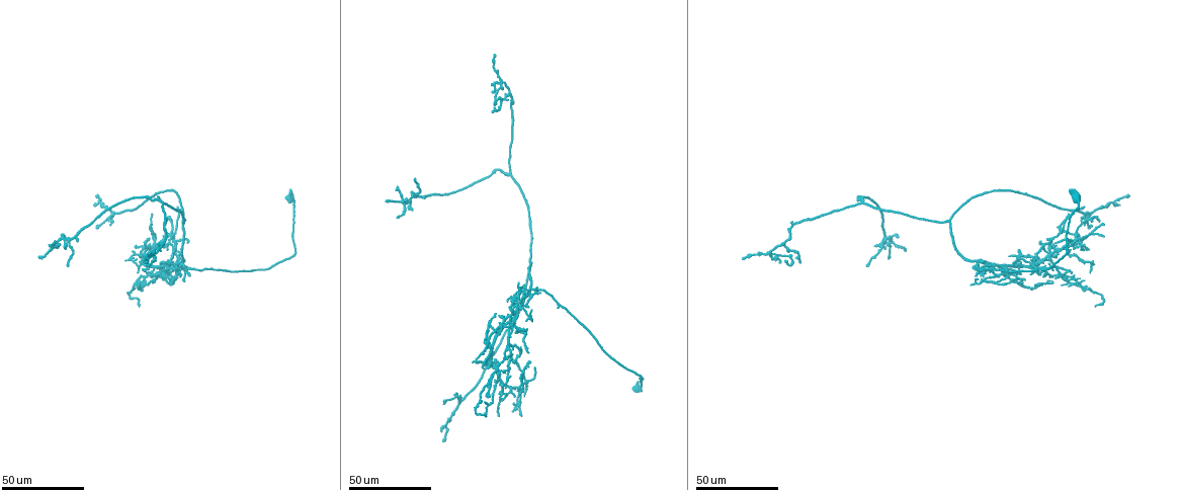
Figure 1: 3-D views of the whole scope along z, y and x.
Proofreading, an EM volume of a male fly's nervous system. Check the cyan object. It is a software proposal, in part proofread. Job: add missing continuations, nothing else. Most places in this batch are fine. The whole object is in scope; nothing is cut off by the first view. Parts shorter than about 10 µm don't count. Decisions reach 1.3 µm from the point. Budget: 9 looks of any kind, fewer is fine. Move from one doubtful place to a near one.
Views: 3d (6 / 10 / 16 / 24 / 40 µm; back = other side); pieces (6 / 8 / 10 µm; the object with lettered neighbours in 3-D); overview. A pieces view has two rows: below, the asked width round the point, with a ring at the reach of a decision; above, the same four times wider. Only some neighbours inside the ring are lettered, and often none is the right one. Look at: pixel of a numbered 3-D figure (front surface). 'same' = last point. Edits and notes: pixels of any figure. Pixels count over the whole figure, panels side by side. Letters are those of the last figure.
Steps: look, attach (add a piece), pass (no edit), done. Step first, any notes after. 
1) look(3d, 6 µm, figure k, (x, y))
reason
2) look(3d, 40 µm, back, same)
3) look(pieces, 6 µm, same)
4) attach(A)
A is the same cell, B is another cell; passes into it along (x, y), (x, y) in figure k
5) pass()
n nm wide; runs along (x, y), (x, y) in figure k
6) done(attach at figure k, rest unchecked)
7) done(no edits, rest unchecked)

look(3d, 40 µm, figure 1, (897, 238))
thin end

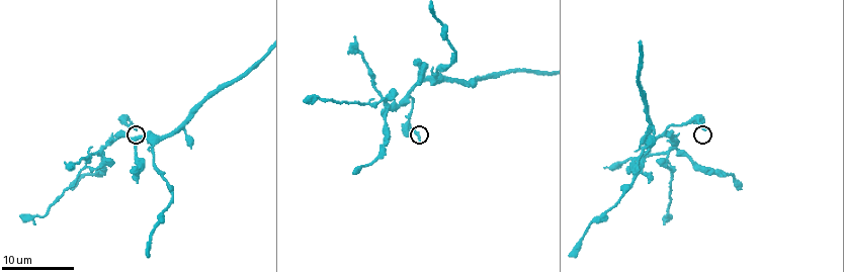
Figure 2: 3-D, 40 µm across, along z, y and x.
look(3d, 6 µm, figure 2, (419, 141))

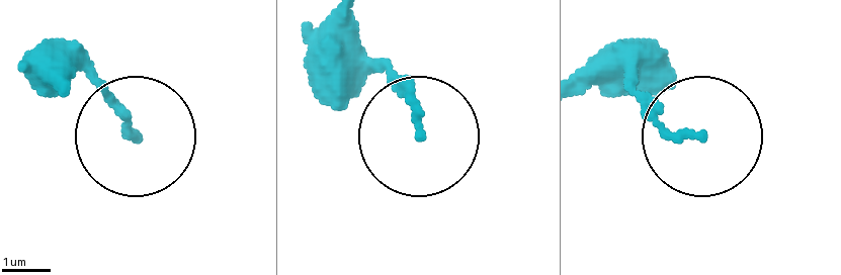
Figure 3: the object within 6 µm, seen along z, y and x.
look(pieces, 6 µm, figure 3, (696, 136))

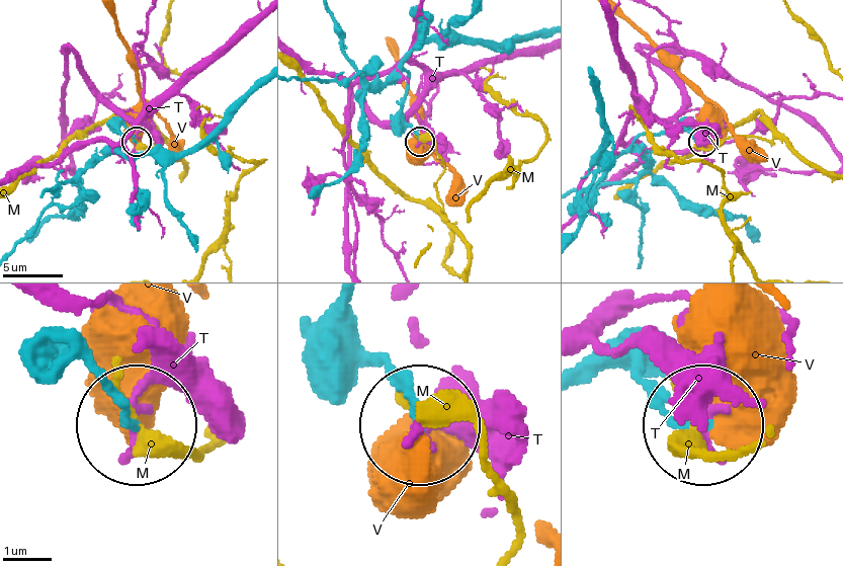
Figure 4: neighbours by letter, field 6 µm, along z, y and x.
pass()
M, T and V are other cells; runs along (100, 379), (133, 423) in figure 4; no lettered piece goes on from it

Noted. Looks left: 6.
look(3d, 40 µm, figure 1, (492, 112))
end of a long branch

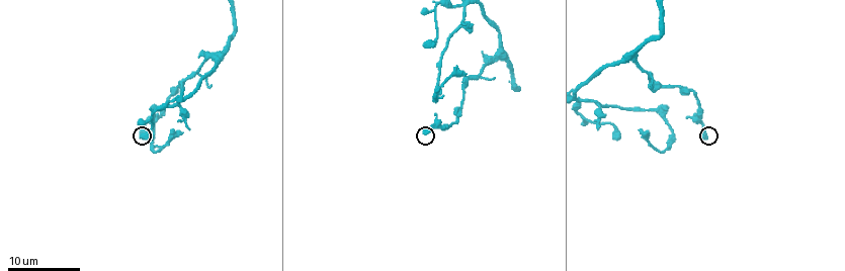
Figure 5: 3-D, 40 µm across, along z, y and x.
look(pieces, 10 µm, figure 5, (705, 139))
what lies round it

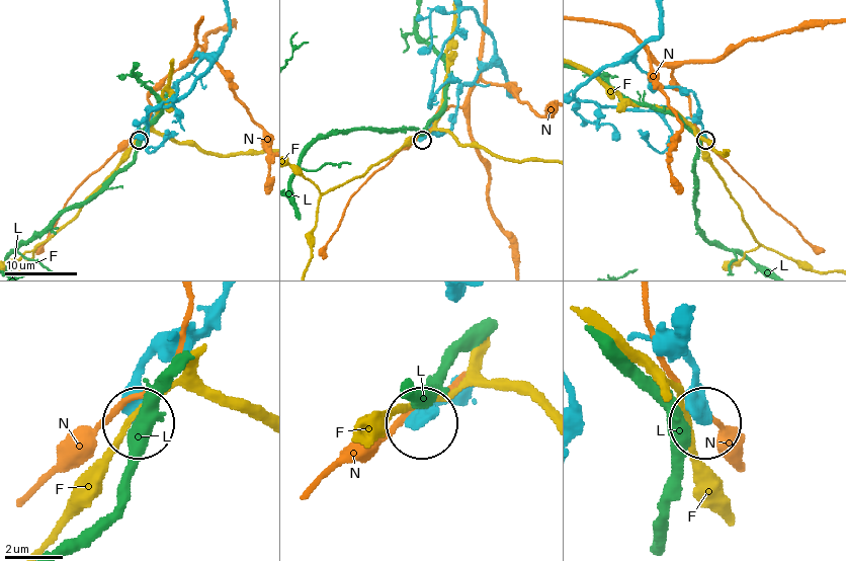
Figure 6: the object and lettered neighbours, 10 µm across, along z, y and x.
pass()
F, L and N are other cells; runs along (677, 323), (691, 403), (703, 422) in figure 6; no lettered piece goes on from it

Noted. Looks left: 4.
look(3d, 40 µm, figure 1, (165, 223))
thin end

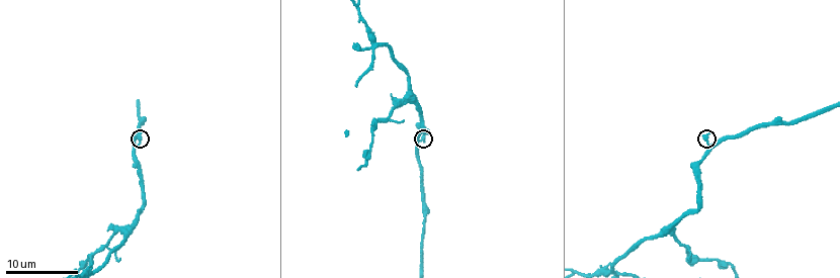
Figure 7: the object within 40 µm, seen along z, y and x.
look(pieces, 8 µm, figure 7, (709, 133))

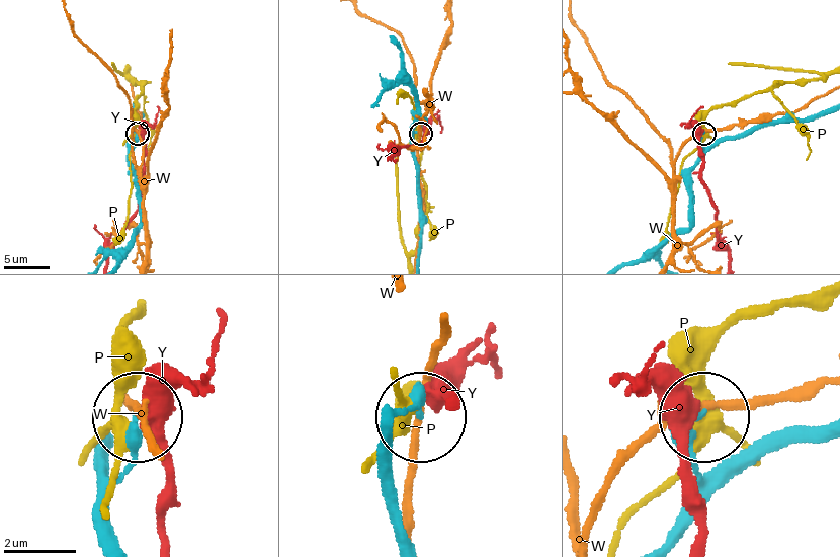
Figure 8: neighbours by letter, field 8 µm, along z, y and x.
pass()
P, W and Y are other cells; runs along (829, 422), (756, 441), (705, 474), (693, 453), (699, 419) in figure 8; none of them fits

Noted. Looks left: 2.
look(3d, 24 µm, figure 1, (1026, 280))
end of a long branch

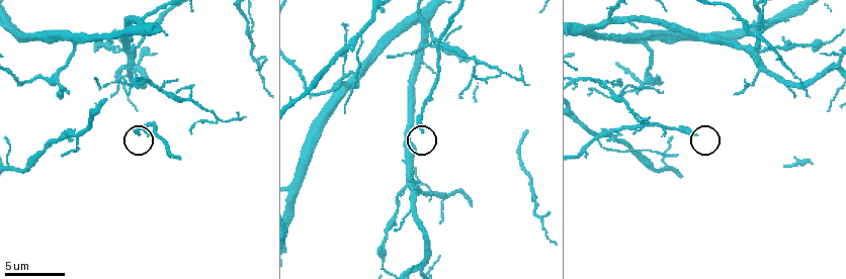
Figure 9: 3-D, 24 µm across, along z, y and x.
look(pieces, 6 µm, figure 9, (138, 133))

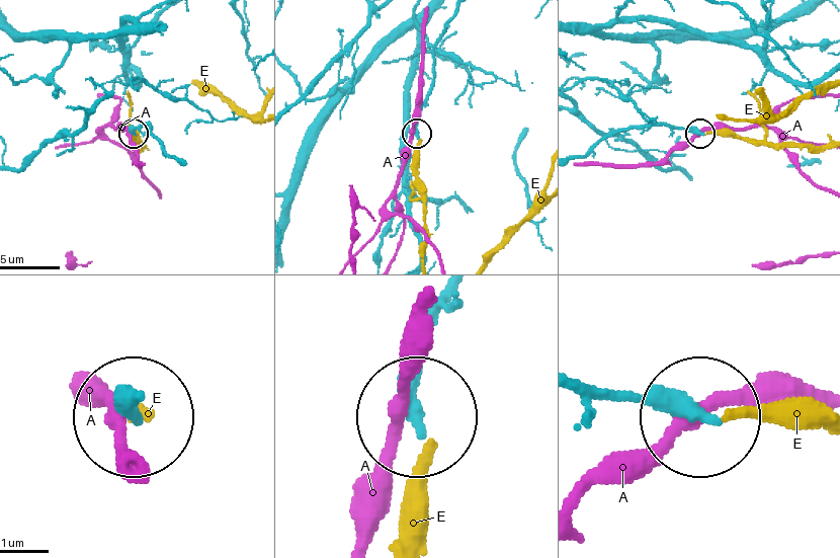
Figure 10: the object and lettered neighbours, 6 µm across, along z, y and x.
pass()
A and E are other cells; runs along (575, 156), (584, 155), (625, 130), (680, 127), (700, 131) in figure 10; no lettered piece goes on from it

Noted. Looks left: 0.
done(no edits, rest unchecked)

